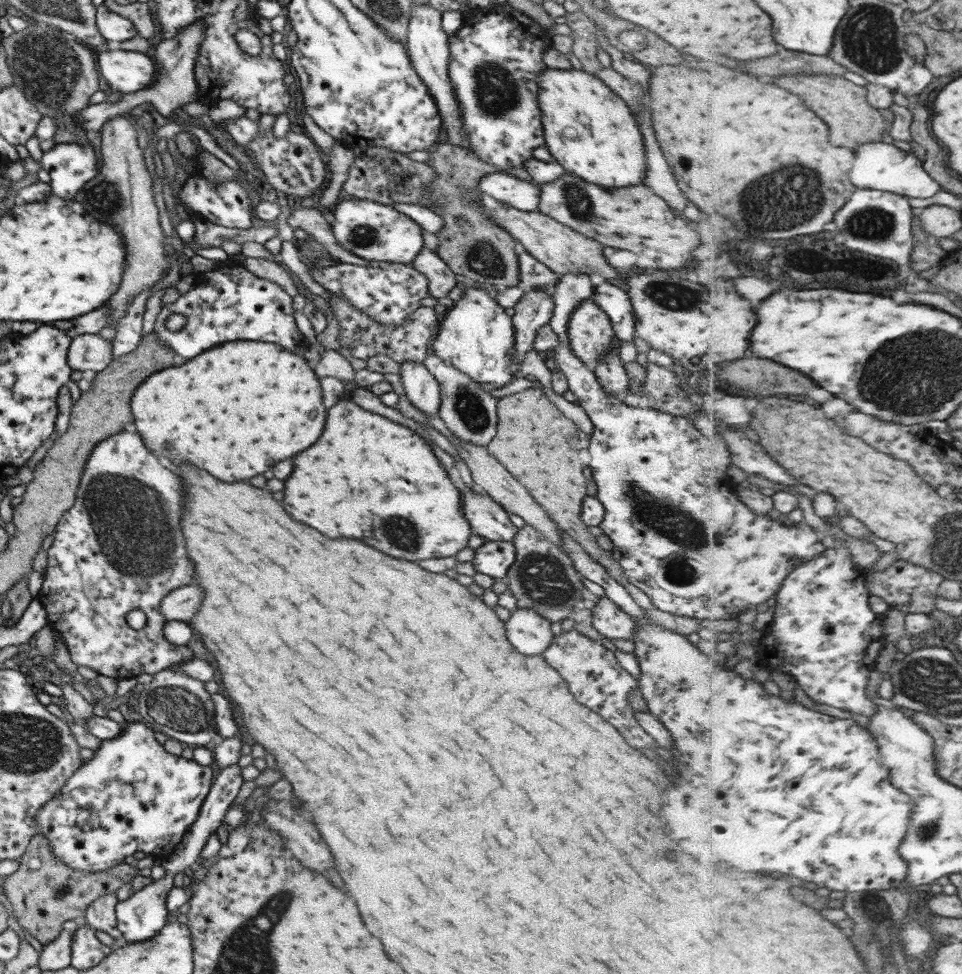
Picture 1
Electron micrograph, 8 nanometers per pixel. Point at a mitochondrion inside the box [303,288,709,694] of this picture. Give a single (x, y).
(542, 579)

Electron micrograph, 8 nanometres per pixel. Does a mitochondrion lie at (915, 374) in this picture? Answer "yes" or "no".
yes

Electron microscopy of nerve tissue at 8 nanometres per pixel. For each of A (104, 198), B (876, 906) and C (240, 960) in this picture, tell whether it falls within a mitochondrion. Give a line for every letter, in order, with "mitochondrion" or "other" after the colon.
A: mitochondrion
B: mitochondrion
C: mitochondrion

